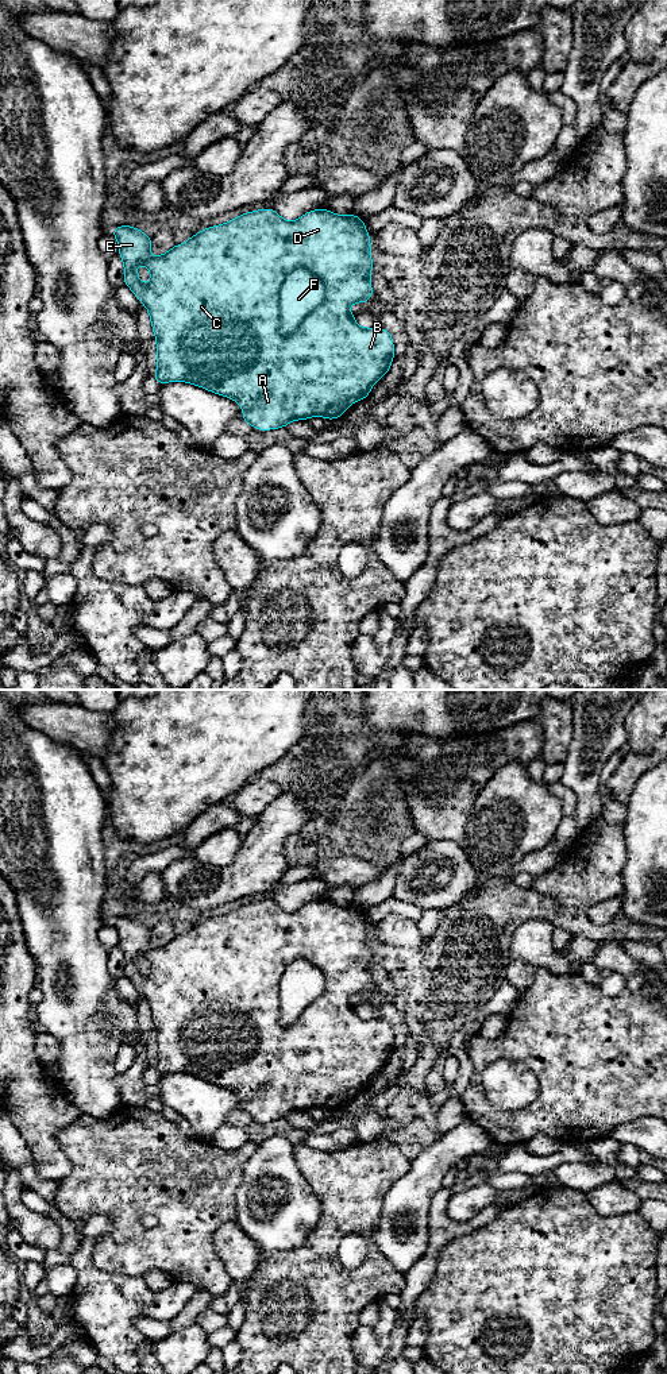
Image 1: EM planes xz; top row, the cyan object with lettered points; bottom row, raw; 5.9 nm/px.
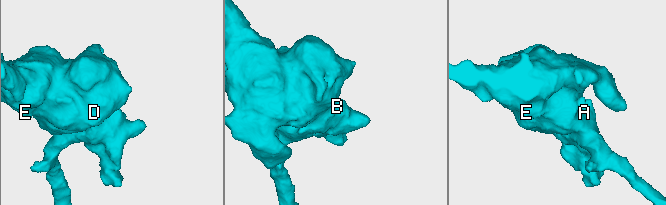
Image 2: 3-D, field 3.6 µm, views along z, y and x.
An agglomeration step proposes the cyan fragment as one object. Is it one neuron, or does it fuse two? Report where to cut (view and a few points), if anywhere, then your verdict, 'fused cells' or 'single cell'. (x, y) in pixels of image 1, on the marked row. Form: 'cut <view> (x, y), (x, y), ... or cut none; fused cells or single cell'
cut xz (303, 266), (296, 267), (280, 289), (280, 331), (284, 335); fused cells

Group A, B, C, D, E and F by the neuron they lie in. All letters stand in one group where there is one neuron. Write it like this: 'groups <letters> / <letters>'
groups A B C D E / F

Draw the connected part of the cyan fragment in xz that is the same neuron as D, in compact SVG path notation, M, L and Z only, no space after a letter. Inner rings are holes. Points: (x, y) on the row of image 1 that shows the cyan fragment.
M273 208L252 211L221 225L205 228L188 242L154 258L150 256L153 238L140 229L120 225L111 235L119 242L119 256L124 263L123 282L150 314L157 339L158 368L153 375L157 383L189 382L232 398L244 410L240 420L254 429L269 431L315 416L328 421L339 418L354 401L367 398L373 385L390 370L396 355L392 333L385 328L361 328L348 309L352 302L366 304L374 294L370 283L370 233L365 228L365 220L354 213L340 216L321 208L304 213L296 221L288 221ZM138 263L151 271L147 286L139 281L135 269ZM298 267L323 281L325 298L294 332L284 335L279 289L286 277Z

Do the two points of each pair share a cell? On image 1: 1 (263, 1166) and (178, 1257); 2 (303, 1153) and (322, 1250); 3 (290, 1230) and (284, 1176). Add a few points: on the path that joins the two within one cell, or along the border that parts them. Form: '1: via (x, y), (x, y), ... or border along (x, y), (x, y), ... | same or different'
1: border along (243, 1165), (243, 1181), (235, 1192), (234, 1219) | different
2: via (327, 1177), (330, 1180), (330, 1226) | same
3: via (290, 1216), (290, 1201), (284, 1195), (284, 1189) | same

